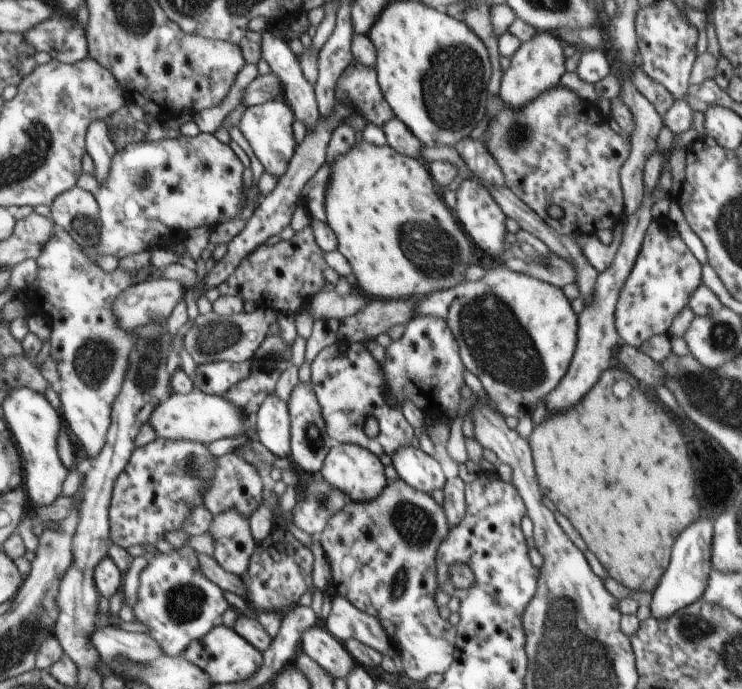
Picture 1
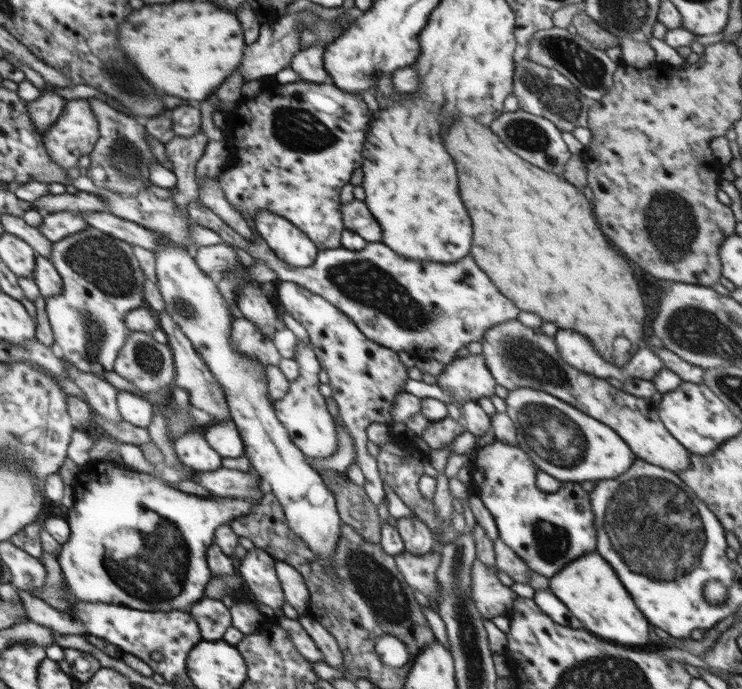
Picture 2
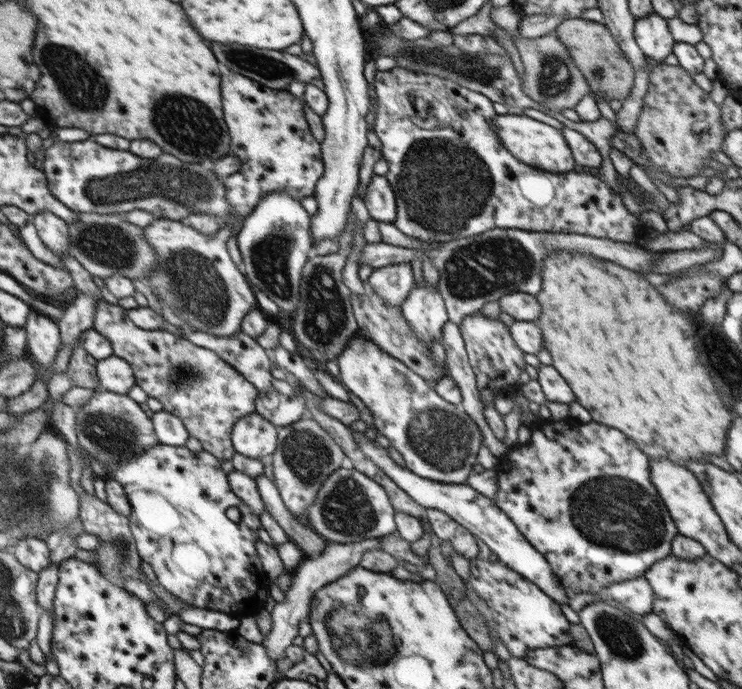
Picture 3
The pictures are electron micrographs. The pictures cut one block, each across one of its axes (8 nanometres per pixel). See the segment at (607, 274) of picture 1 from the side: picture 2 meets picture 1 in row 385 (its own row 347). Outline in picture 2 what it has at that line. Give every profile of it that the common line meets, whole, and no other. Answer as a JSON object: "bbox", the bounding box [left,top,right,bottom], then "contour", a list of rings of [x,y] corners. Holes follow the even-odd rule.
{"bbox":[554,330,627,386],"contour":[[[558,330],[554,335],[554,340],[558,352],[570,366],[590,372],[596,377],[617,379],[625,386],[627,375],[622,368],[616,368],[610,362],[604,362],[602,356],[592,346],[592,342],[586,340],[582,334],[578,334],[574,330]]]}

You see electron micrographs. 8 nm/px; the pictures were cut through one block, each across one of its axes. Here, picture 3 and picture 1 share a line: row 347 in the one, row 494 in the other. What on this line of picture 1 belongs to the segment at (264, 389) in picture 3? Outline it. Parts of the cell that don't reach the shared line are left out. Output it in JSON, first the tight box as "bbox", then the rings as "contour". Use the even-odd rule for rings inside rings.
{"bbox":[202,454,264,519],"contour":[[[224,454],[214,458],[214,472],[212,472],[212,478],[210,478],[210,484],[204,492],[202,502],[213,516],[218,516],[224,510],[236,510],[238,514],[242,514],[242,516],[249,519],[252,512],[258,506],[262,506],[264,489],[260,474],[258,474],[258,470],[254,465],[246,462],[244,458],[240,458],[238,454]]]}

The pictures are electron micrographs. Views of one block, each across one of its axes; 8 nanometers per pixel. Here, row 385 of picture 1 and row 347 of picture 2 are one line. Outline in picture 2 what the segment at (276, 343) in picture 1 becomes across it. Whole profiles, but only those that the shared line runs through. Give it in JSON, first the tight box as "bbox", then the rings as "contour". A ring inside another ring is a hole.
{"bbox":[230,318,282,366],"contour":[[[234,318],[230,332],[232,347],[238,351],[258,359],[261,364],[279,366],[282,355],[278,352],[273,339],[264,337],[262,329],[256,323],[242,318]]]}

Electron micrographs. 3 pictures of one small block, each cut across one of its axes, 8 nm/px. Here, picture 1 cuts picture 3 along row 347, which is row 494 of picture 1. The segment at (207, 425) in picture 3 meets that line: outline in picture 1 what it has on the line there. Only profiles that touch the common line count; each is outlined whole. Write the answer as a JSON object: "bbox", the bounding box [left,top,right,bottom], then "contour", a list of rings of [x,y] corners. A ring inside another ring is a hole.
{"bbox":[110,438,214,549],"contour":[[[158,438],[154,441],[135,448],[130,455],[126,468],[115,480],[112,500],[110,503],[110,540],[118,546],[129,549],[134,544],[156,544],[164,540],[165,534],[172,530],[182,530],[185,519],[195,507],[204,506],[204,492],[210,484],[214,472],[214,458],[202,442],[188,440],[175,441],[172,439]]]}

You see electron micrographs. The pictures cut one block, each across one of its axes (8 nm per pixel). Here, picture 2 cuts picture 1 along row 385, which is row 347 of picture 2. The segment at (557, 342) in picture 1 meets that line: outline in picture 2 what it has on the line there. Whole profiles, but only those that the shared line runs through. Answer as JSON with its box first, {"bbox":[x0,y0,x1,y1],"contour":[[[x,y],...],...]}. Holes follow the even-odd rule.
{"bbox":[481,318,690,474],"contour":[[[517,318],[512,319],[486,330],[481,344],[484,363],[496,385],[504,386],[509,392],[527,387],[552,394],[552,397],[568,402],[580,412],[616,430],[638,459],[676,474],[690,467],[690,452],[664,427],[659,418],[659,404],[651,399],[634,397],[611,386],[604,378],[572,368],[564,358],[560,358],[554,337],[547,336],[539,328],[532,329]]]}

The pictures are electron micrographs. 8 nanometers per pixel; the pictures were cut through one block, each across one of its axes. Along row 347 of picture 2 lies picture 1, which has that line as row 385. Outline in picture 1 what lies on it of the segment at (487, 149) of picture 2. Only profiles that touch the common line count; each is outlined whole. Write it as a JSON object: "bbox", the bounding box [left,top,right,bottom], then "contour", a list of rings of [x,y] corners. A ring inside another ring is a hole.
{"bbox":[528,366,700,593],"contour":[[[612,366],[609,368],[584,400],[564,410],[564,414],[542,420],[532,429],[528,441],[541,490],[554,502],[557,512],[566,516],[580,532],[590,552],[620,586],[634,592],[651,593],[658,588],[664,571],[670,566],[670,548],[674,540],[696,516],[700,516],[694,494],[694,470],[682,434],[668,418],[666,410],[640,392],[640,384],[634,376]],[[618,380],[628,382],[630,392],[624,390],[620,392],[622,396],[614,392]]]}

